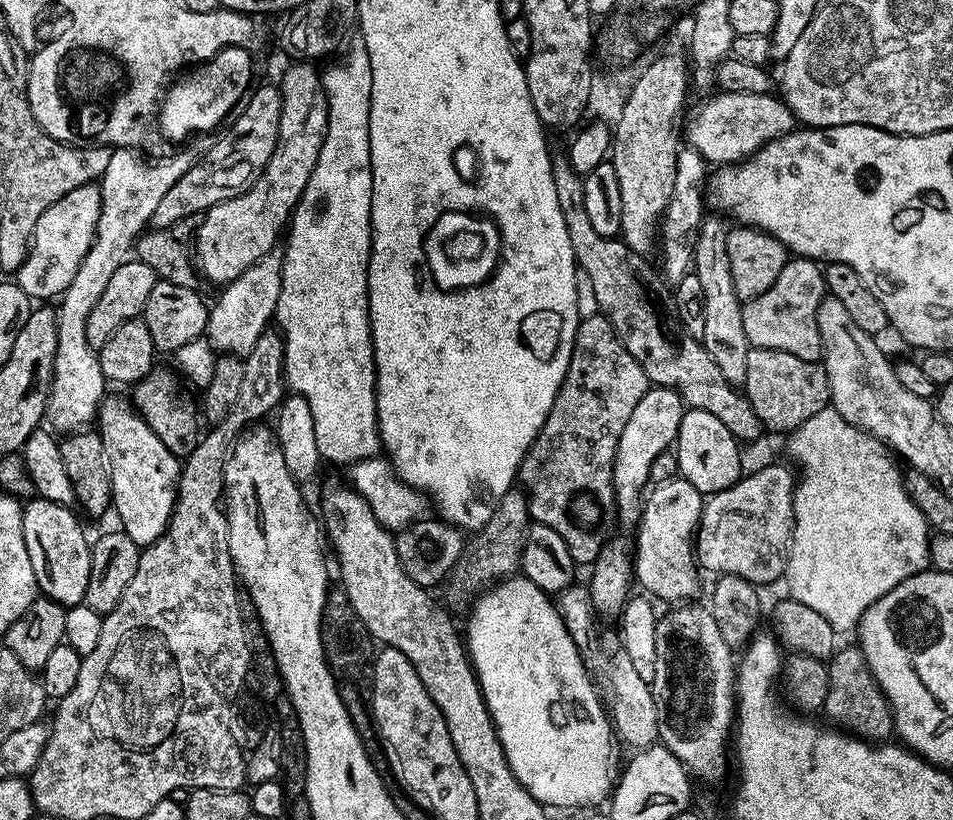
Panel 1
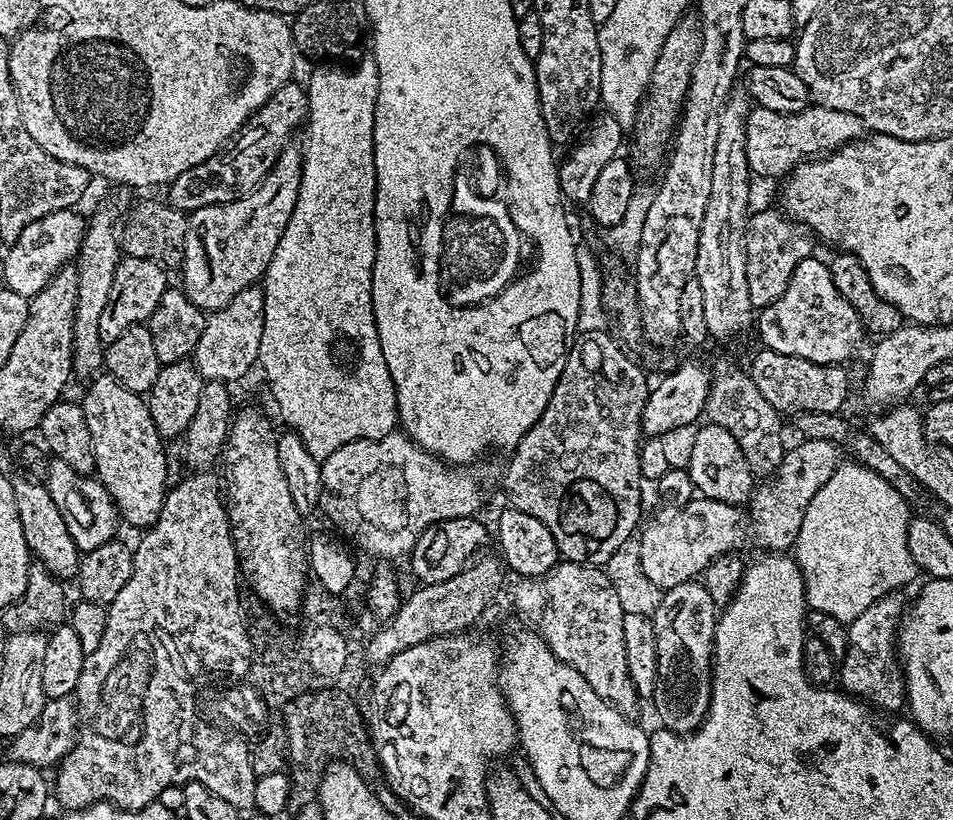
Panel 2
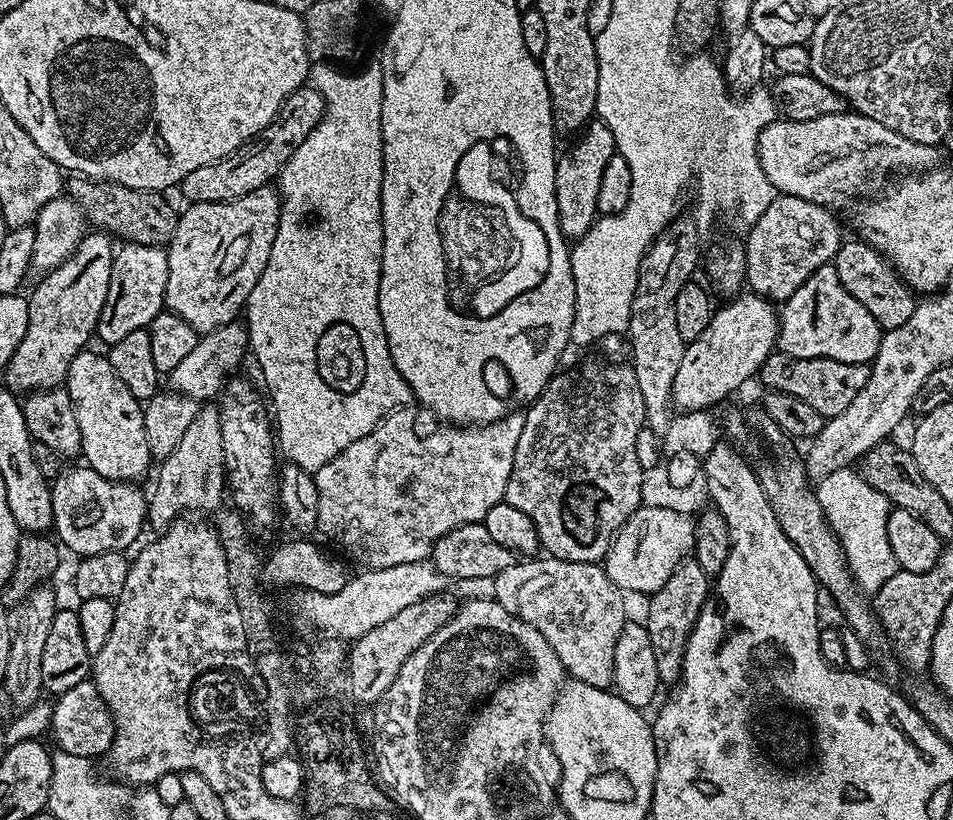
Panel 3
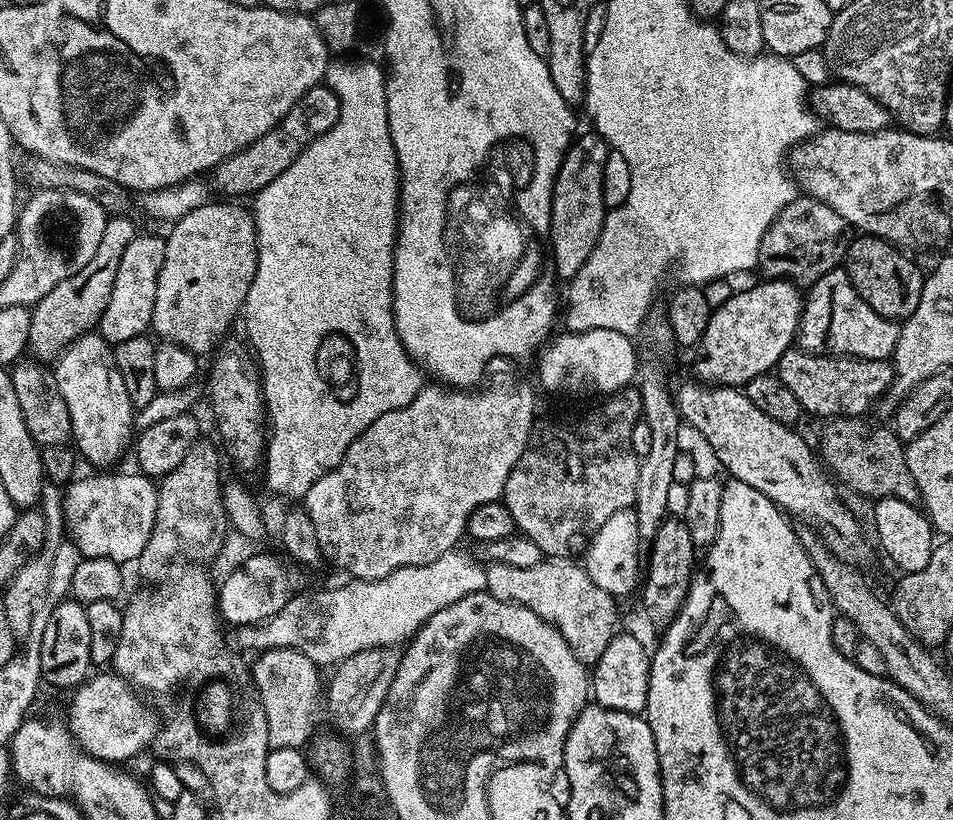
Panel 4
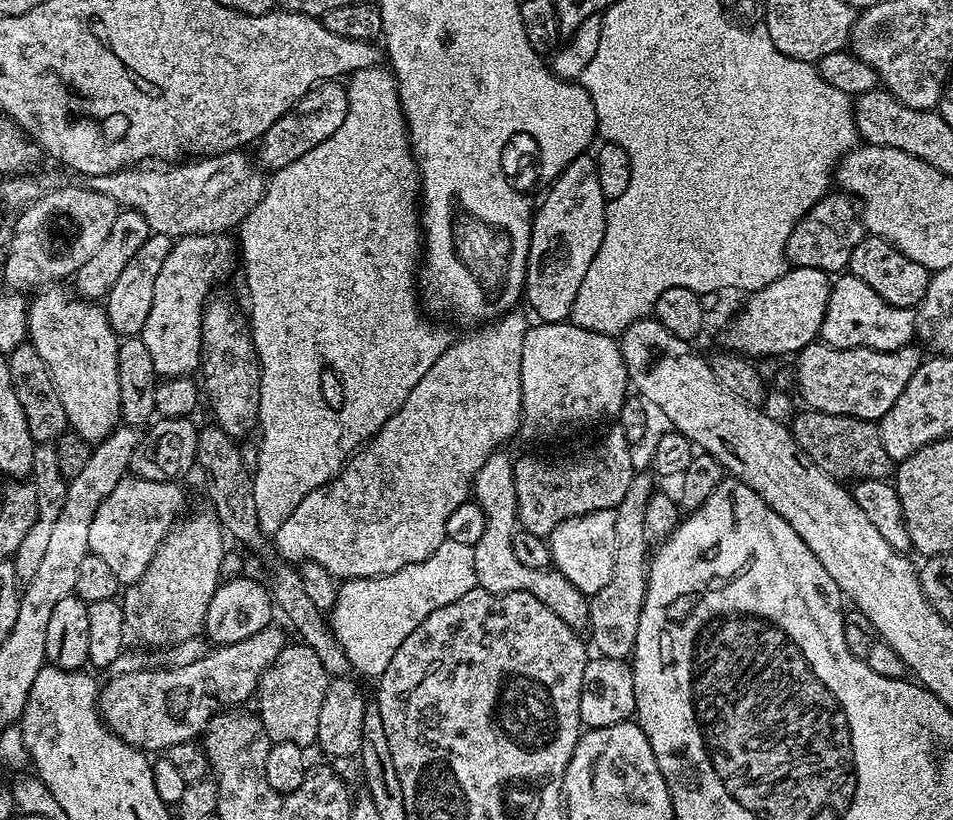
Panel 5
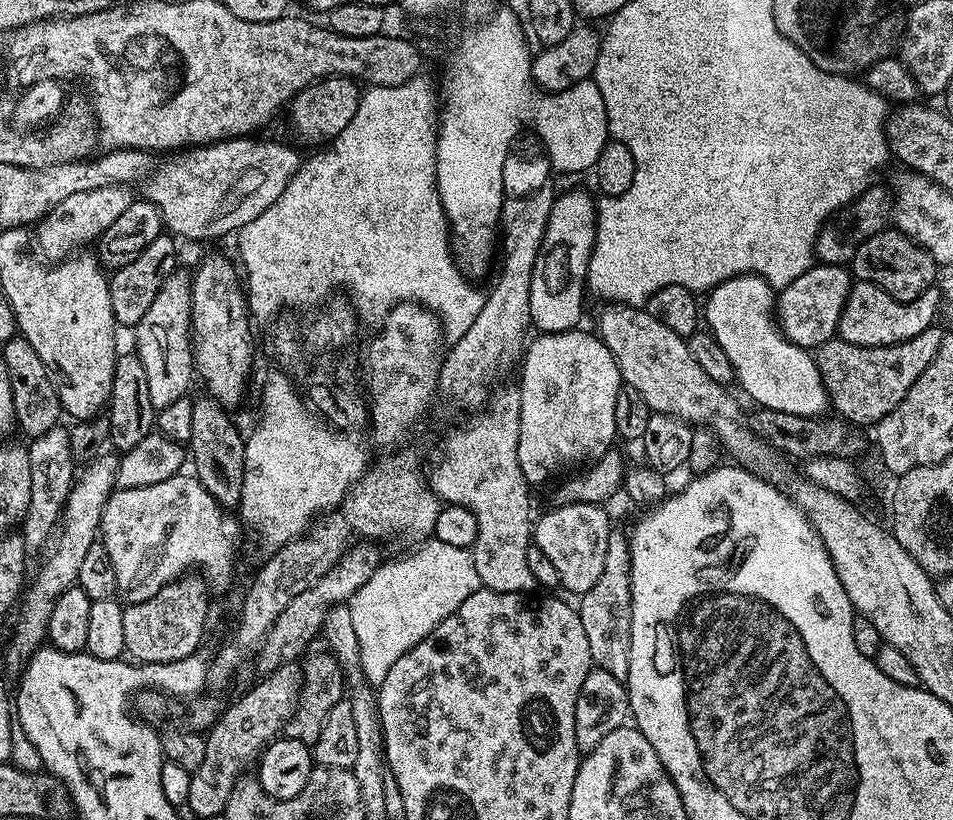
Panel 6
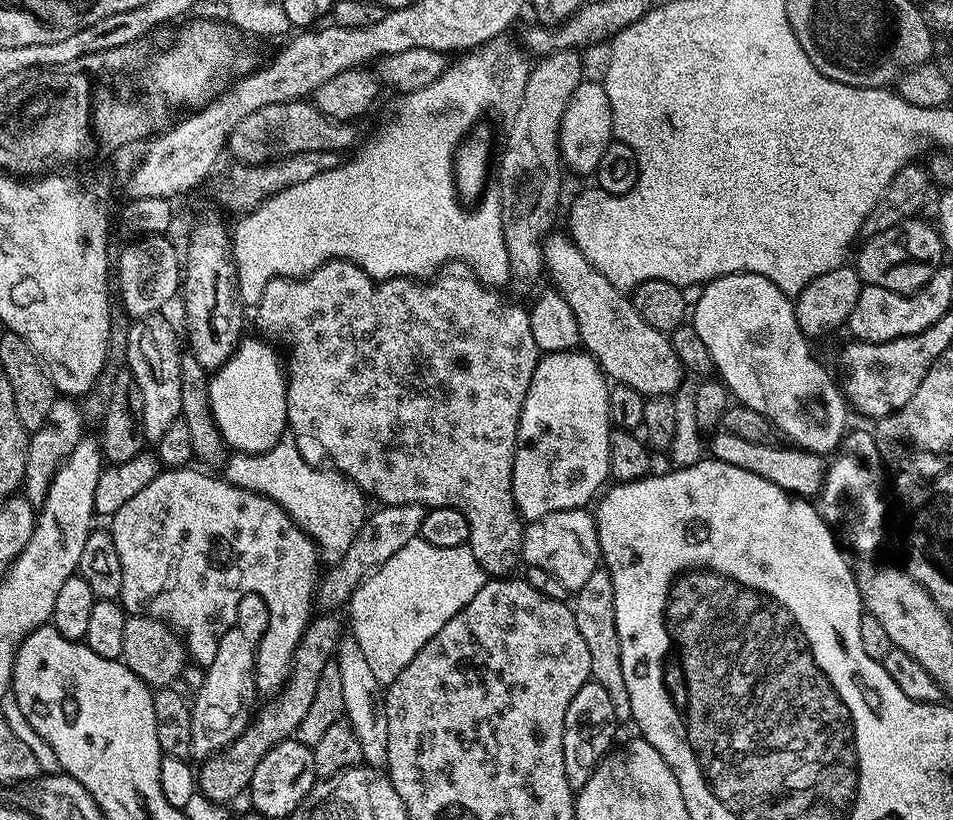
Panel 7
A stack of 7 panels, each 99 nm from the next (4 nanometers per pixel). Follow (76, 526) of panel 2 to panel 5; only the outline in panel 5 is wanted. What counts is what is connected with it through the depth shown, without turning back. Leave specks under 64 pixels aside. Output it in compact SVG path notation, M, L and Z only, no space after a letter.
M129 475L118 482L118 486L114 486L98 506L94 522L90 522L88 551L110 565L122 586L136 584L142 574L146 574L146 566L150 566L160 543L168 537L178 517L185 511L184 492L180 486L176 482L154 482Z

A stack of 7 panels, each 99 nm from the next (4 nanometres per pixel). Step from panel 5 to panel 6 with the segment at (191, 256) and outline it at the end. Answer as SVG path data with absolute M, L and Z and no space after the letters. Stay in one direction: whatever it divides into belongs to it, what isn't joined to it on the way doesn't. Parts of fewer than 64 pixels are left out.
M174 270L162 282L158 290L158 298L150 302L150 310L142 314L142 318L134 325L136 345L134 351L142 362L142 370L146 370L146 386L150 386L150 402L153 409L159 410L170 406L178 398L188 396L192 380L194 381L194 365L192 362L192 278L186 271Z

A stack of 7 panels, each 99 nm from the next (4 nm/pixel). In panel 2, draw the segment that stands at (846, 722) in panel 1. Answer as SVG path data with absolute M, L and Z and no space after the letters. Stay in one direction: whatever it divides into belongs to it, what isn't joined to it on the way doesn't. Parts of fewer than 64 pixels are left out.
M896 594L883 596L847 625L848 649L838 664L839 687L847 695L867 702L873 709L884 714L903 709L908 698L904 669L898 659L898 629L902 619L898 597Z

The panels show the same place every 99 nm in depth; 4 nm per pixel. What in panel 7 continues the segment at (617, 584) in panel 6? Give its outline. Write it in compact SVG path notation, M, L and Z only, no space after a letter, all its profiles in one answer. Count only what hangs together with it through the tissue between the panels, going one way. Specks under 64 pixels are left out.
M598 570L590 574L586 586L575 589L574 600L575 596L576 604L574 603L572 613L578 622L578 630L582 633L582 639L586 641L586 646L590 649L591 679L600 684L602 690L606 690L606 694L610 694L610 702L614 702L614 714L617 721L631 721L630 694L626 694L626 678L622 678L622 646L618 642L618 626L614 618L614 586L610 582L610 574L606 570Z

